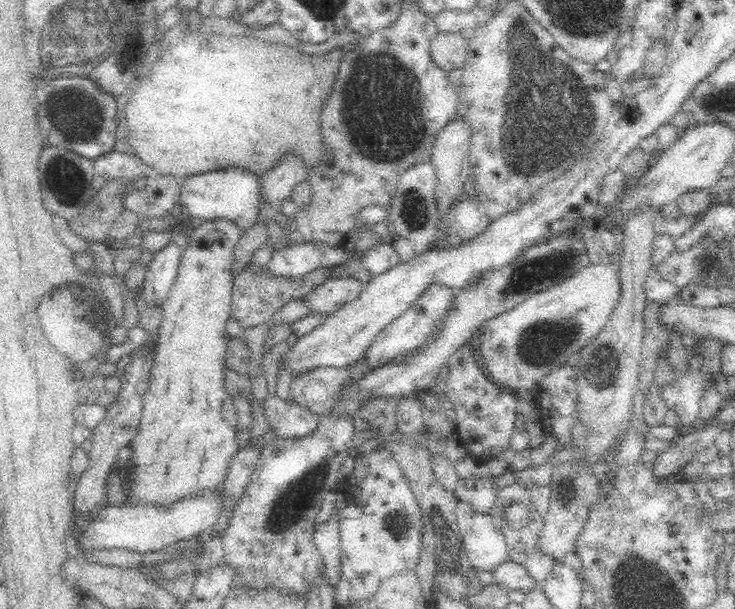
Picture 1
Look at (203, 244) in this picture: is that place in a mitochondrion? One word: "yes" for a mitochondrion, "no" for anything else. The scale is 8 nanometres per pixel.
no

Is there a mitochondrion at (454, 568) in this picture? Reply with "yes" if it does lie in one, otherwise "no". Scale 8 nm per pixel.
no

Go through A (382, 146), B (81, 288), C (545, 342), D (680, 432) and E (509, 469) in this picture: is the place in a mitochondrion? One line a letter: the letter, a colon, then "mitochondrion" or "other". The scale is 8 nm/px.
A: mitochondrion
B: other
C: mitochondrion
D: other
E: other

